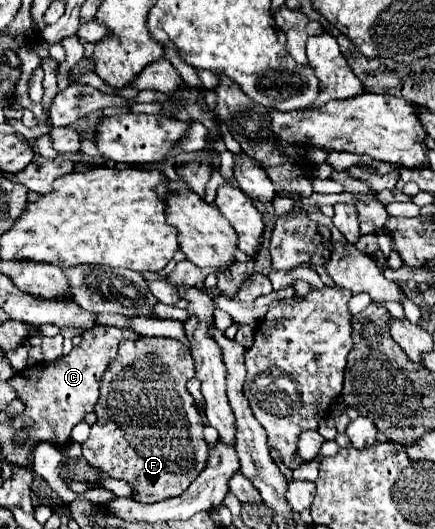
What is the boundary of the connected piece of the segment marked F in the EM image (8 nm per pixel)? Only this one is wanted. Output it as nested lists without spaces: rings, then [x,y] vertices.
[[[138,337],[122,339],[116,359],[104,371],[100,381],[100,399],[96,403],[98,423],[92,425],[90,437],[82,443],[84,459],[108,473],[110,477],[128,481],[136,495],[136,501],[156,503],[168,497],[182,495],[192,479],[200,475],[208,461],[208,445],[204,441],[204,423],[196,407],[196,401],[186,389],[186,381],[194,377],[194,363],[190,351],[170,337]]]

